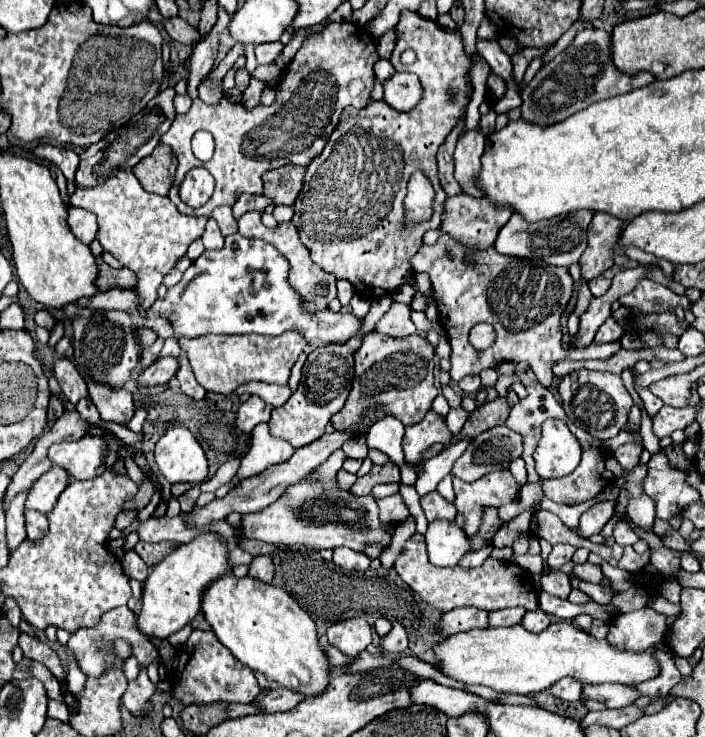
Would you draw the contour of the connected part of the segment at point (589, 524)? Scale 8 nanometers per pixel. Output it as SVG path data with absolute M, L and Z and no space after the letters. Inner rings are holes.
M611 502L595 504L589 512L581 514L579 526L573 532L579 534L579 536L583 536L583 538L589 538L593 534L599 534L603 530L605 522L611 518L611 514L613 514L613 504Z

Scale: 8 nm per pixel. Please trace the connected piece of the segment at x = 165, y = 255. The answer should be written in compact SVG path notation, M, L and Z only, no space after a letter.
M127 168L119 170L115 176L107 178L103 184L93 186L93 188L77 188L71 194L71 206L85 208L97 216L99 232L97 240L101 246L111 252L123 268L135 270L137 286L135 292L139 294L139 314L145 316L147 310L151 308L151 302L157 300L157 290L163 282L163 276L177 264L181 256L185 256L189 244L203 236L205 224L209 218L217 220L221 226L221 232L225 236L237 232L237 220L231 214L229 206L217 208L211 216L185 216L181 214L173 202L169 202L167 196L155 196L139 184L137 176Z

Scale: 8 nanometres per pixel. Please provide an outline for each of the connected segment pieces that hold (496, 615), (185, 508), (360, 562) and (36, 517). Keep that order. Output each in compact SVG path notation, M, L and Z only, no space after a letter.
M505 608L505 610L495 610L489 612L489 626L497 628L497 626L513 626L519 624L523 618L525 610L523 608Z
M193 486L189 492L185 492L183 496L179 496L177 500L179 500L179 504L181 504L181 512L189 512L189 510L195 506L199 494L201 494L199 486Z
M335 548L333 550L333 562L345 570L367 570L369 560L363 552L355 552L351 548Z
M27 510L25 512L25 526L27 526L27 536L31 536L31 540L39 540L47 534L47 518L41 512Z

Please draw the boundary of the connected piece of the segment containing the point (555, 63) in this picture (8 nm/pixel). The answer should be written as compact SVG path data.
M585 28L581 30L575 40L549 64L545 64L535 78L529 82L529 88L521 92L523 104L521 112L525 120L531 120L539 126L549 126L559 120L569 118L571 114L587 108L593 102L627 94L639 86L651 84L655 78L651 74L639 74L639 76L627 76L619 74L611 62L611 50L609 50L609 34L599 28Z

